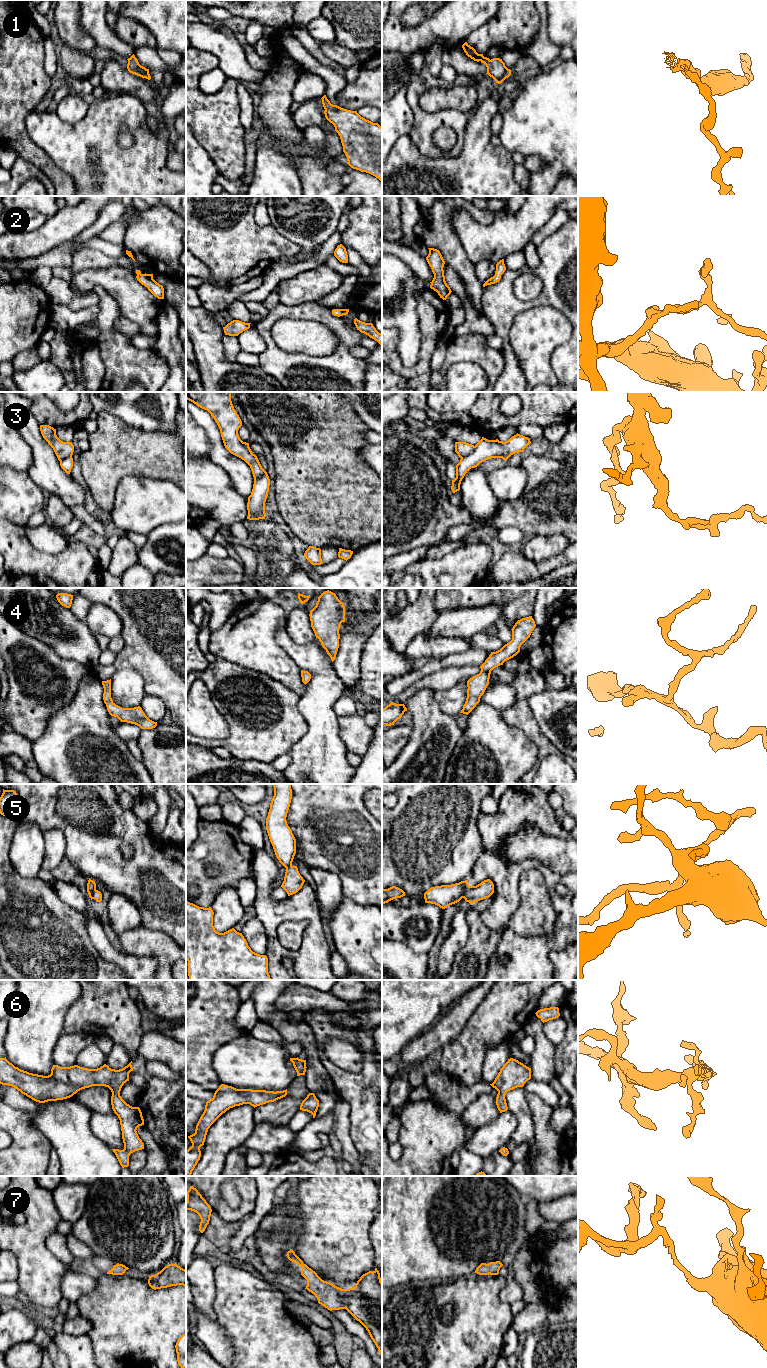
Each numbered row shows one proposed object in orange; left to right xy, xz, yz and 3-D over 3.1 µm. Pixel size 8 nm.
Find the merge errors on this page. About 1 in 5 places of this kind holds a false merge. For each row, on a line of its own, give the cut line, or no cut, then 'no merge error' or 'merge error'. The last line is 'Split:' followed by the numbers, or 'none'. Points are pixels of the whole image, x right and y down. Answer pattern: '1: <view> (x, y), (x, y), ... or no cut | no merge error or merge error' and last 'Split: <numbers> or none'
1: no cut | no merge error
2: no cut | no merge error
3: yz (475, 446), (469, 454), (461, 458) | merge error
4: no cut | no merge error
5: yz (468, 885), (463, 897) | merge error
6: no cut | no merge error
7: no cut | no merge error
Split: 3, 5

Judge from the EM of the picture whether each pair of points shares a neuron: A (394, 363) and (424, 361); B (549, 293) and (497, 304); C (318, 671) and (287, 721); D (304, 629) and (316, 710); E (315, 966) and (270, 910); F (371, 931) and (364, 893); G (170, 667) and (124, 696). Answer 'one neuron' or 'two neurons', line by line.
A: one neuron
B: one neuron
C: two neurons
D: two neurons
E: one neuron
F: two neurons
G: two neurons

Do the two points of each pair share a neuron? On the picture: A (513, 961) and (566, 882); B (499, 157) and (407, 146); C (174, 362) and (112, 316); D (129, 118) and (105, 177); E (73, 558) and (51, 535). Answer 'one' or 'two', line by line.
A: one
B: one
C: two
D: one
E: two

